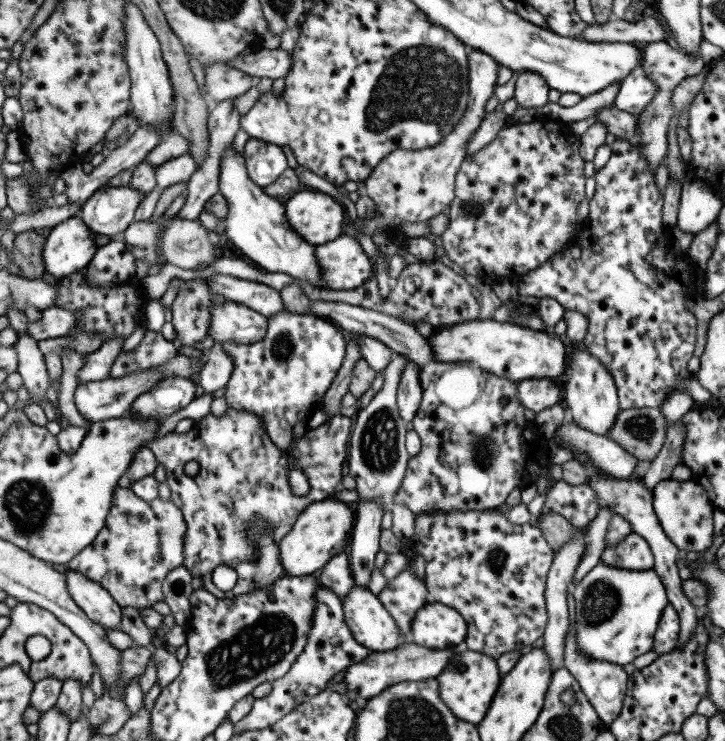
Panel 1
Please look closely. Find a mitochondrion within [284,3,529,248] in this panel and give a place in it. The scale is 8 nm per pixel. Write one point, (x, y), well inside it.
(423, 82)

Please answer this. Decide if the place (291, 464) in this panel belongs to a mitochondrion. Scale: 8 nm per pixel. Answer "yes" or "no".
no

